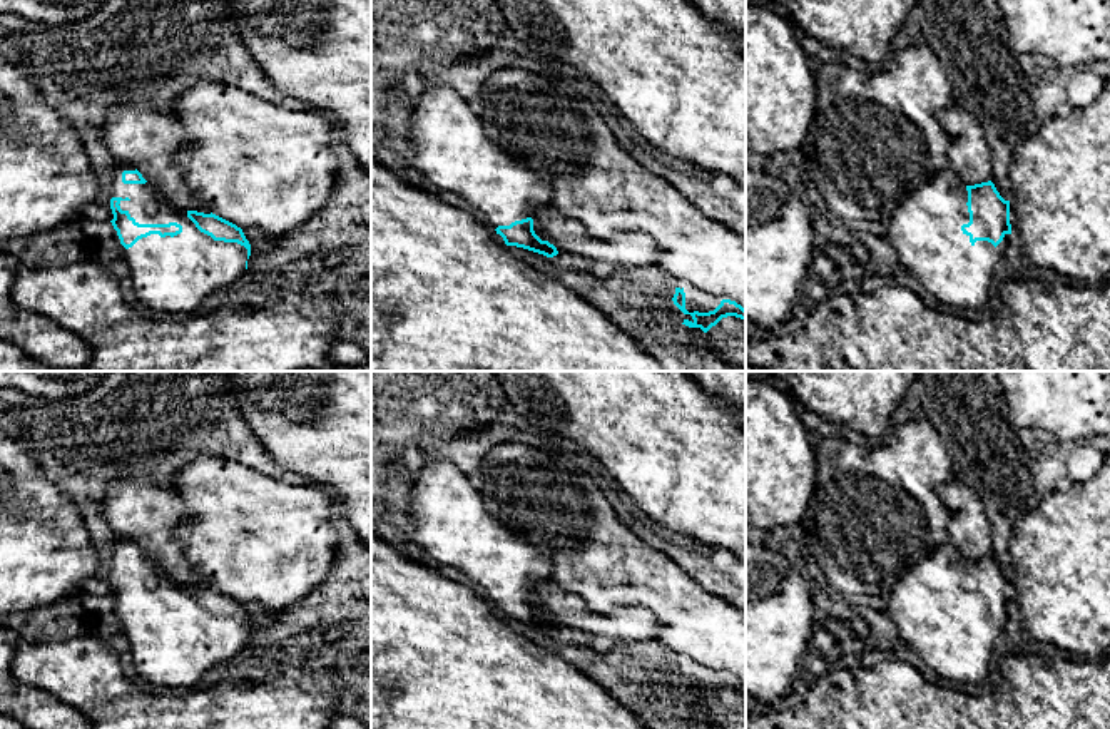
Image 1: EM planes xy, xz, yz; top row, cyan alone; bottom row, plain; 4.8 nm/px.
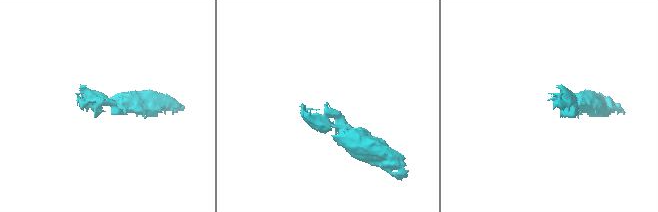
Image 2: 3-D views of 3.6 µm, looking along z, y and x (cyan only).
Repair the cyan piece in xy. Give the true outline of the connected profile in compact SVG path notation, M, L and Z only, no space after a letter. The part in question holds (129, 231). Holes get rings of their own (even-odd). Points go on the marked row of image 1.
M115 161L110 197L110 222L122 247L124 273L132 281L134 301L150 314L196 314L211 293L234 284L247 271L251 244L241 227L212 212L169 204L132 164Z

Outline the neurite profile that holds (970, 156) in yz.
M960 104L936 114L938 125L950 139L950 166L966 186L988 182L993 177L993 154L983 127Z

